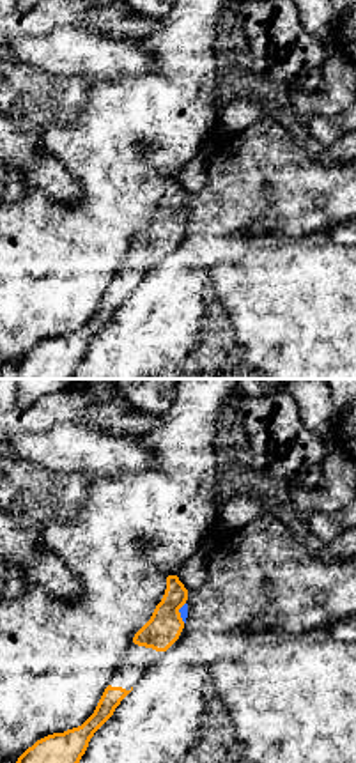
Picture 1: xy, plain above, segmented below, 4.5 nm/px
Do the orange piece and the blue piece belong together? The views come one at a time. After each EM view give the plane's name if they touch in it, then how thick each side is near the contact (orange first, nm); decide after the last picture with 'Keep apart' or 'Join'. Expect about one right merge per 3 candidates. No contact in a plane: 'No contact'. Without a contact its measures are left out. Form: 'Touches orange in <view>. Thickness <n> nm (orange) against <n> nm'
Touches orange in xy. Thickness 160 nm (orange) against 40 nm

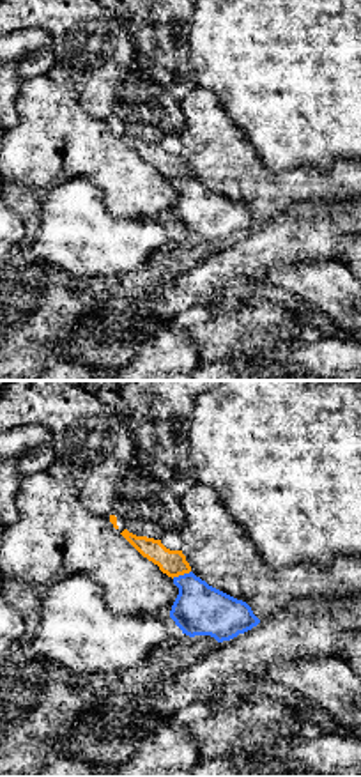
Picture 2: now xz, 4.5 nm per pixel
Touches orange in xz. Thickness 120 nm (orange) against 240 nm

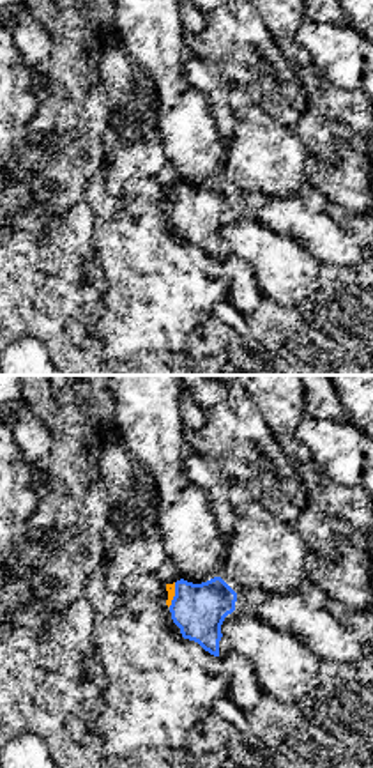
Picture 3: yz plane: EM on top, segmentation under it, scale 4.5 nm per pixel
Touches orange in yz. Thickness 50 nm (orange) against 240 nm

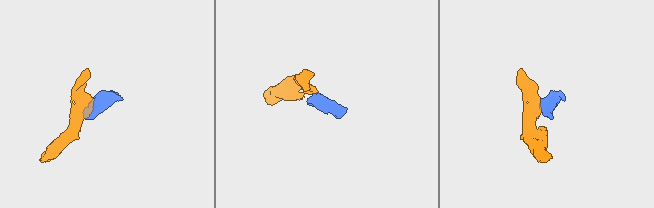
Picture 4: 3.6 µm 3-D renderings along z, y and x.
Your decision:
Join

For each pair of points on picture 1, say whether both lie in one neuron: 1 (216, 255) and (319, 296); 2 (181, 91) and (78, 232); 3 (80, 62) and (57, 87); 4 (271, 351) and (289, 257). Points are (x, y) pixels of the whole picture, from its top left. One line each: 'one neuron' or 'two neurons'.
1: two neurons
2: one neuron
3: two neurons
4: one neuron

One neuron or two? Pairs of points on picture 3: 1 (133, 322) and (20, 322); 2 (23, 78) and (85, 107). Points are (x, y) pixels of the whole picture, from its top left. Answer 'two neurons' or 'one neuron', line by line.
1: two neurons
2: one neuron

